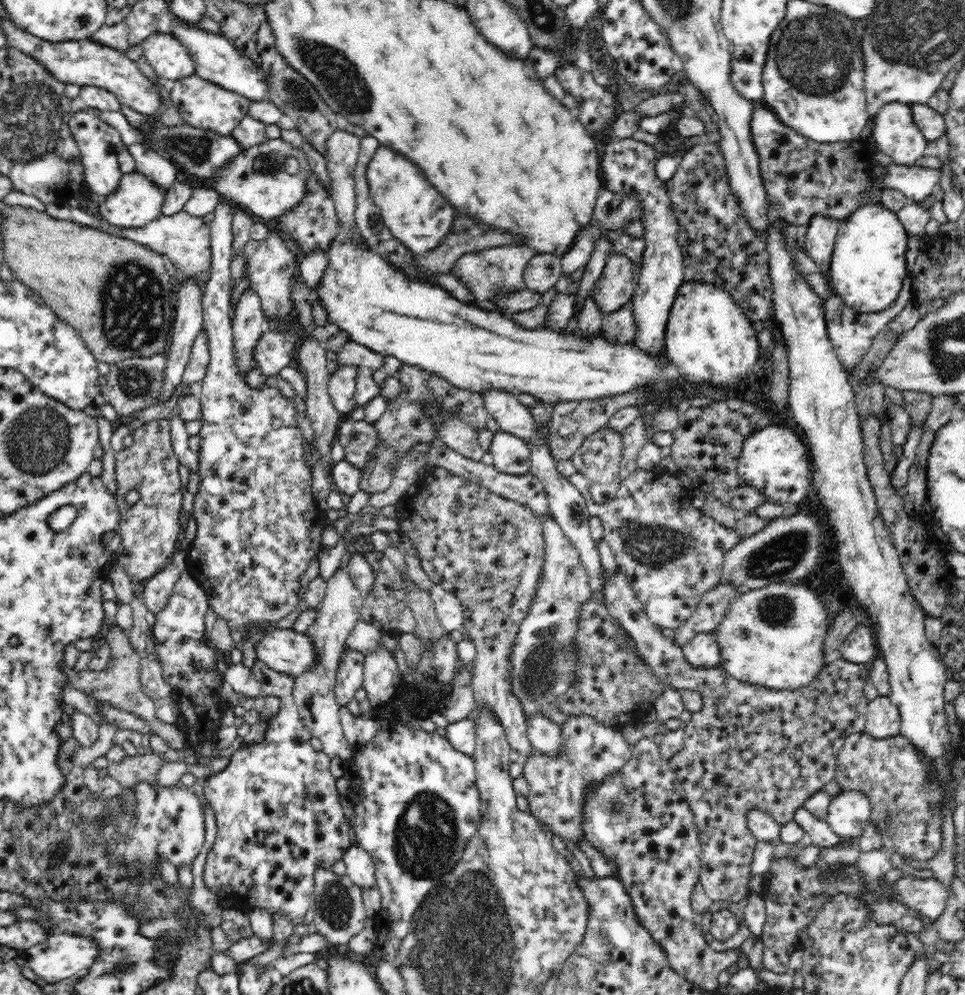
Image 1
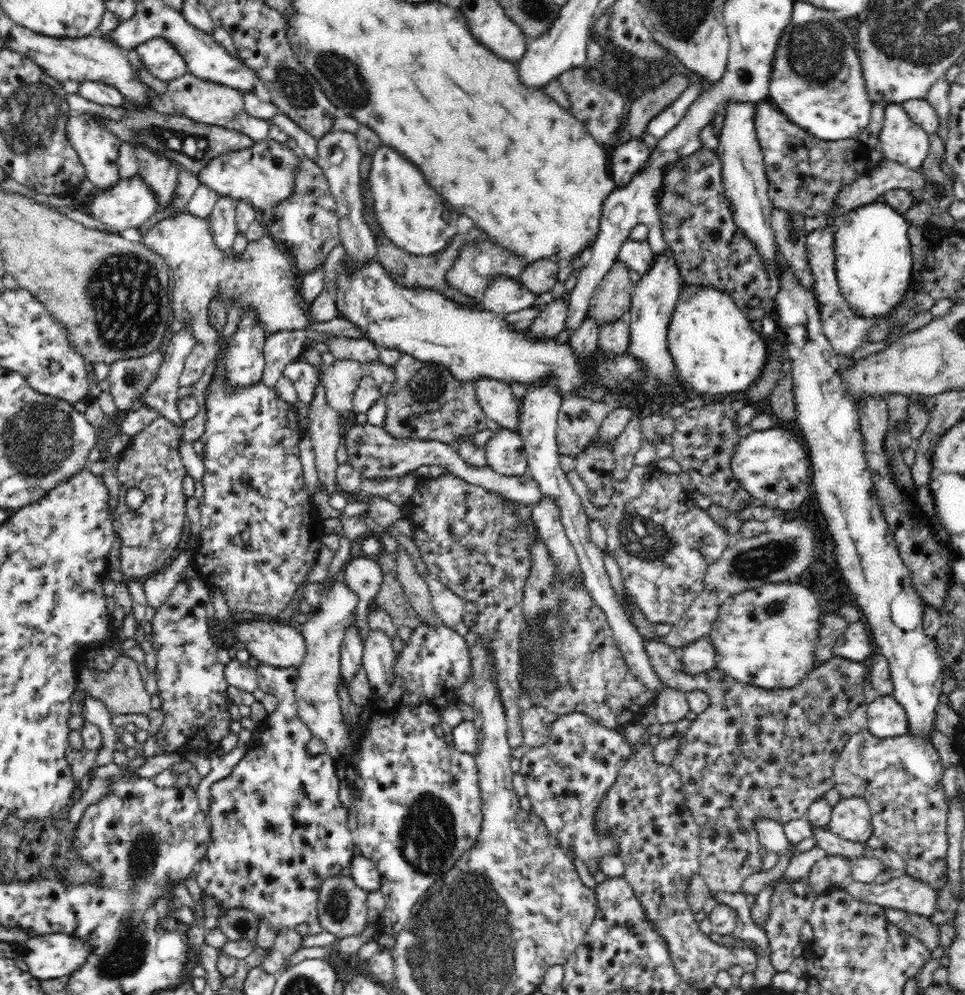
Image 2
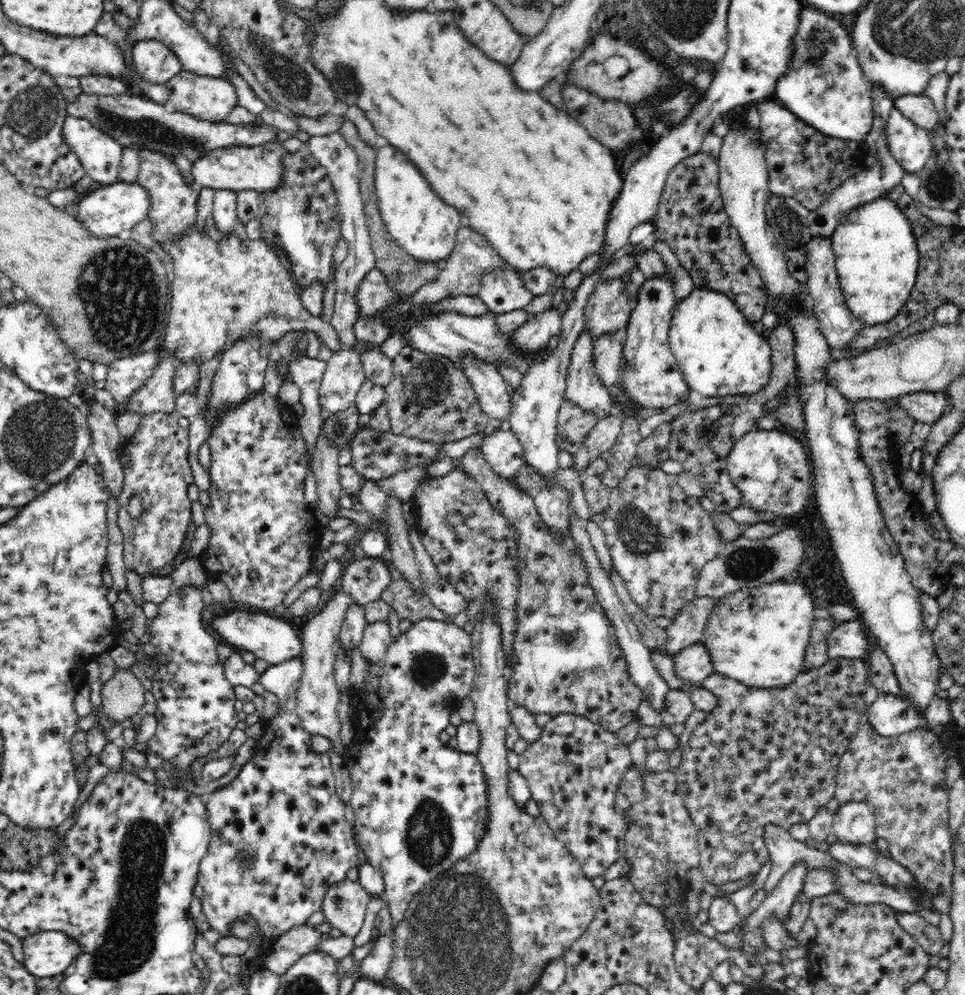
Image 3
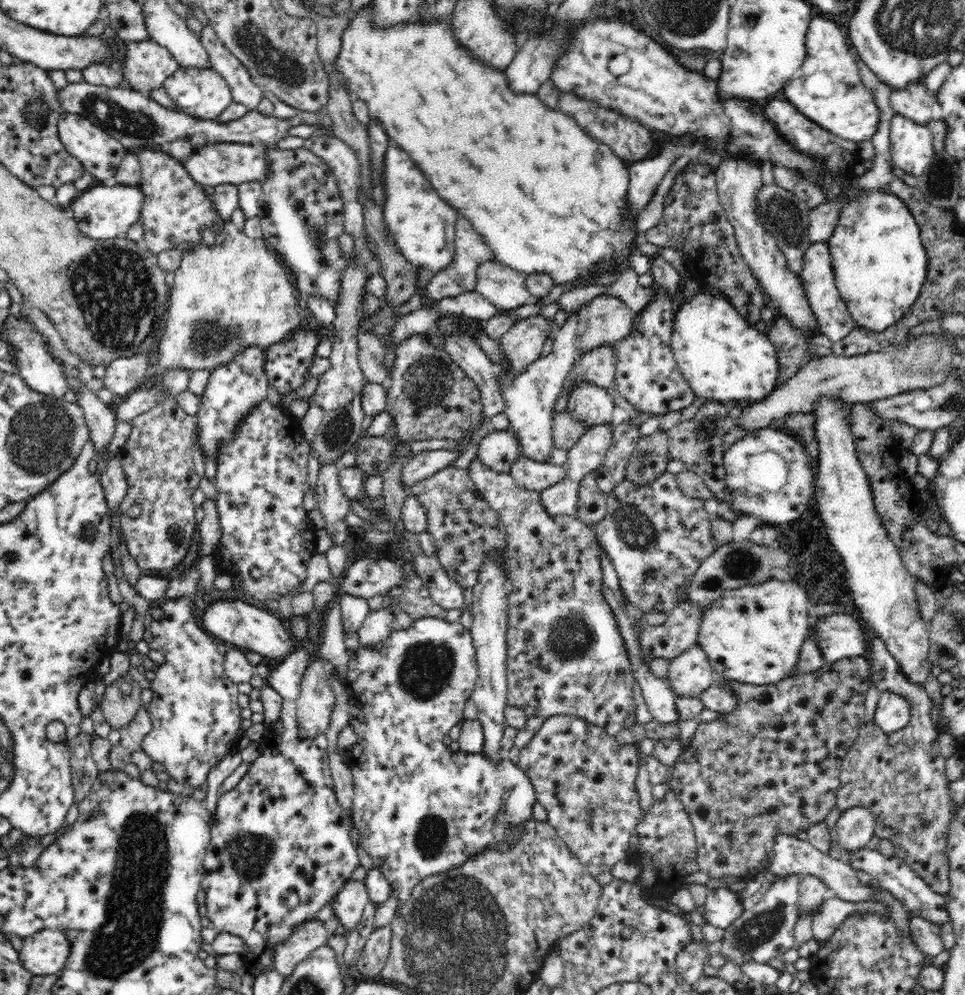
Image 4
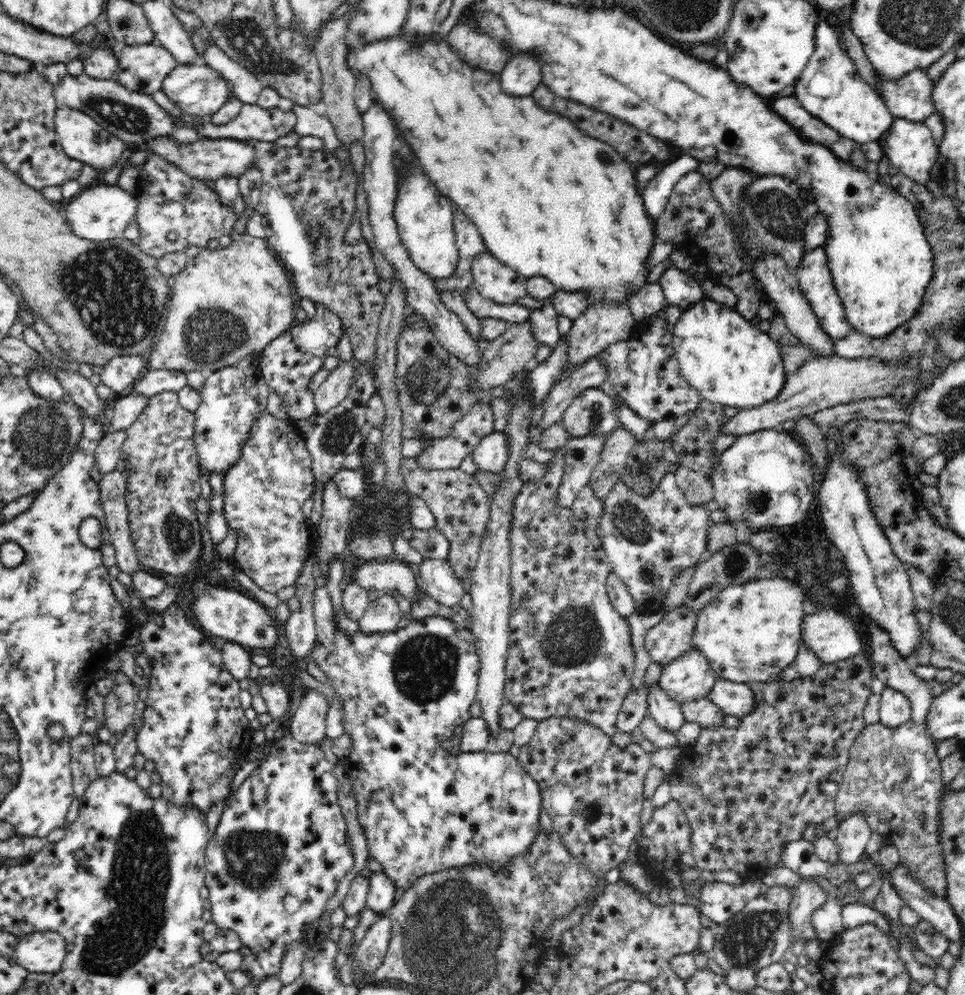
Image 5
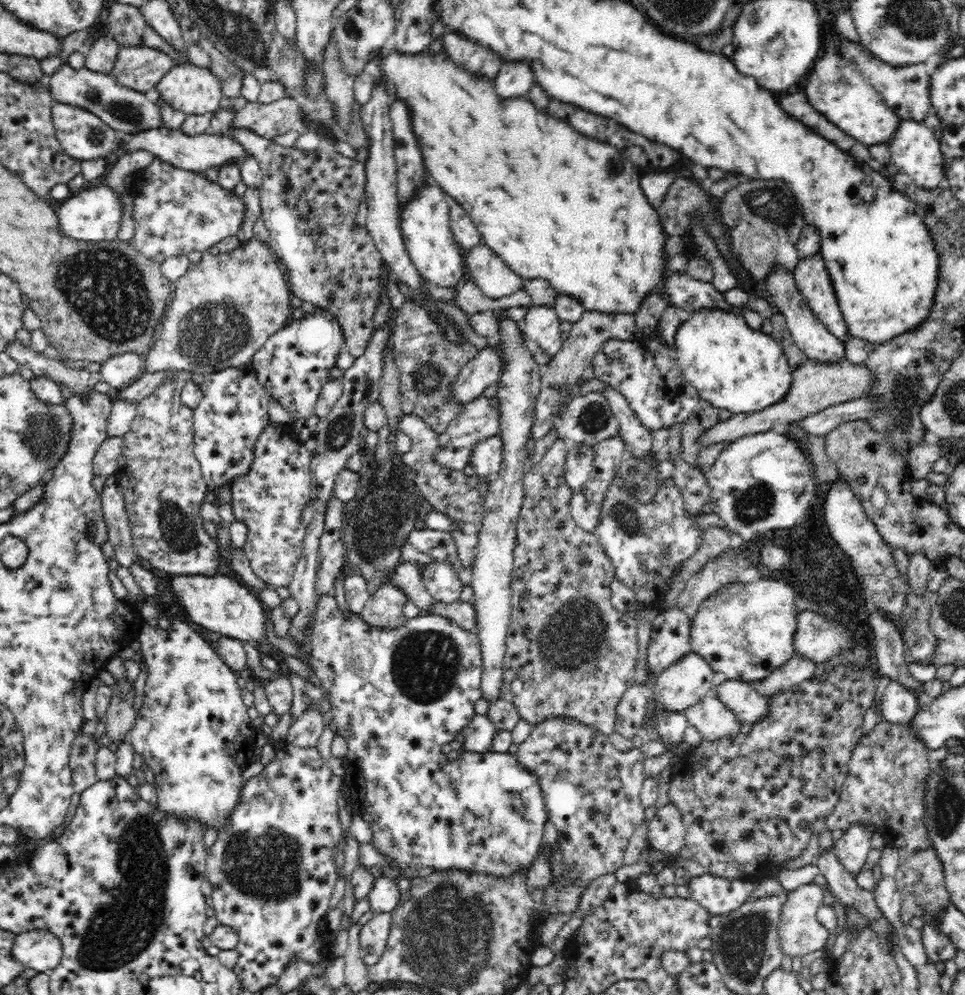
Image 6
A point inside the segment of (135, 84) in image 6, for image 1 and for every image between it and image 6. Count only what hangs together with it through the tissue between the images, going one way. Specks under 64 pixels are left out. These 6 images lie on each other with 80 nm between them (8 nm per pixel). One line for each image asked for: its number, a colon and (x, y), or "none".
1: (170, 58)
2: (161, 58)
3: (155, 62)
4: (148, 65)
5: (143, 68)

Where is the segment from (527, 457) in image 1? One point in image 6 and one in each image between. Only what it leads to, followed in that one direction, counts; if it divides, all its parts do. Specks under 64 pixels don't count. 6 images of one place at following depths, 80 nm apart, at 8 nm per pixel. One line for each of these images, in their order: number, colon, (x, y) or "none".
2: (505, 452)
3: (502, 449)
4: (499, 449)
5: (491, 454)
6: (487, 456)

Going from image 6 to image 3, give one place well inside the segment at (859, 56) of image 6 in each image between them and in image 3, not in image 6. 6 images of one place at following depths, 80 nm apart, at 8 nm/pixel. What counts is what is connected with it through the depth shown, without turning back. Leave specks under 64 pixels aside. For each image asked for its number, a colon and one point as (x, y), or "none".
3: (920, 109)
4: (916, 103)
5: (910, 98)

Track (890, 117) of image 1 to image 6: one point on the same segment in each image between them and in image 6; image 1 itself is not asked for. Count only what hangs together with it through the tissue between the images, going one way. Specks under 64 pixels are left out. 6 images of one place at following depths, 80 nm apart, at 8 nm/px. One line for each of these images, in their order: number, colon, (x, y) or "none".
2: (901, 140)
3: (911, 146)
4: (911, 144)
5: (911, 148)
6: (915, 149)

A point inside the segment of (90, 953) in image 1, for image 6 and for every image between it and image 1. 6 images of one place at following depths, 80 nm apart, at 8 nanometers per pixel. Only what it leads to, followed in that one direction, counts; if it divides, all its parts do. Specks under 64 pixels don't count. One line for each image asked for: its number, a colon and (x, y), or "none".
2: (50, 956)
3: (49, 953)
4: (45, 953)
5: (41, 952)
6: (40, 950)

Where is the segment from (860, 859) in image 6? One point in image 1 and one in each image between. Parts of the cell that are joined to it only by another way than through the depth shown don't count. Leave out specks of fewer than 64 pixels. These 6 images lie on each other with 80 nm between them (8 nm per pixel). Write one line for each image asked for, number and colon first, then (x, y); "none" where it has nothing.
1: (849, 811)
2: (850, 818)
3: (853, 822)
4: (855, 827)
5: (854, 832)

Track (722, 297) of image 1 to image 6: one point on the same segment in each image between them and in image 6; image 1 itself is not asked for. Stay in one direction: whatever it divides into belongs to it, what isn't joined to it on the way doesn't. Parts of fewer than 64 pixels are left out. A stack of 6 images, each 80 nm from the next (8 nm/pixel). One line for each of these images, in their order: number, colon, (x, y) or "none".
2: (711, 341)
3: (719, 353)
4: (720, 354)
5: (729, 361)
6: (731, 365)

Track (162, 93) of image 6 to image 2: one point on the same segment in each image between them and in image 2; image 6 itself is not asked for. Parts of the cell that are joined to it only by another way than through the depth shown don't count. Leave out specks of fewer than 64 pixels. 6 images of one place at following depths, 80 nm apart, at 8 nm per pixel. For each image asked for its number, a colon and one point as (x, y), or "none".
2: (204, 102)
3: (210, 99)
4: (204, 94)
5: (199, 91)

